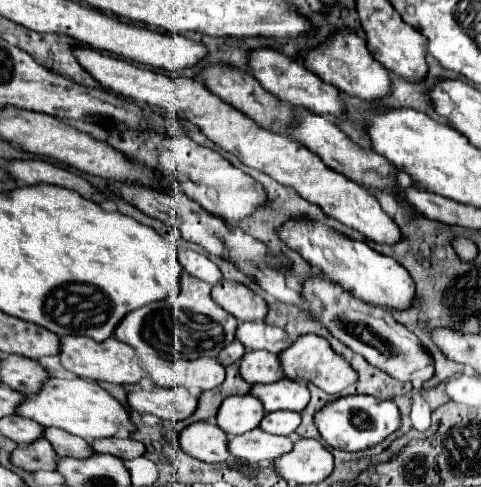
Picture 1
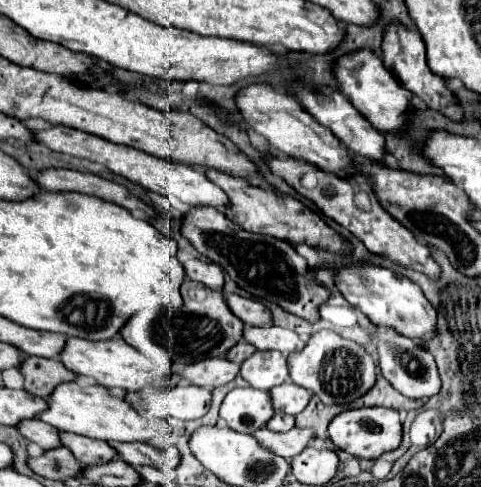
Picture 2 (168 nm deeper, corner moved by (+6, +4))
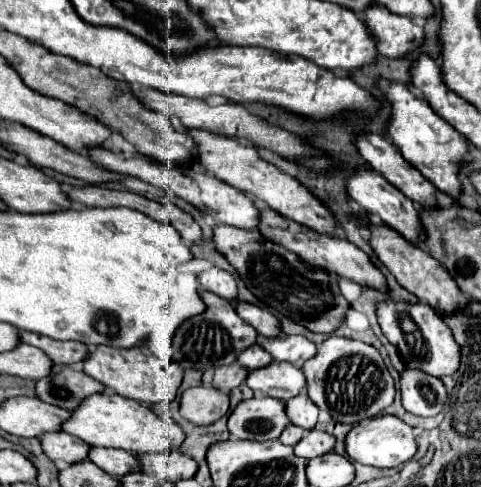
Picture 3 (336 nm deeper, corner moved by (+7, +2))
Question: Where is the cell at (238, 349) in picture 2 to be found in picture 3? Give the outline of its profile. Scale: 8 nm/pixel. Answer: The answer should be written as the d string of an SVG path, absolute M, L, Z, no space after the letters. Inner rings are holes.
M252 344L248 350L244 350L244 352L238 354L236 362L240 366L248 368L248 370L256 370L256 368L262 368L262 366L270 364L272 362L272 356L268 352L264 352L258 344Z

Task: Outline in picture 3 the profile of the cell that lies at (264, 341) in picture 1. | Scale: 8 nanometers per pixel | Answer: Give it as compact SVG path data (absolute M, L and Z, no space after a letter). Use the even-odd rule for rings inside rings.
M280 334L276 338L260 338L258 344L264 346L264 350L268 350L268 354L274 360L286 360L296 366L300 366L302 362L316 354L316 346L304 336Z

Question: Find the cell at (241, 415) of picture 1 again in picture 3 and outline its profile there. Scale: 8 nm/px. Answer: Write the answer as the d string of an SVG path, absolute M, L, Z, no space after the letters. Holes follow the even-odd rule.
M254 396L242 400L228 416L228 430L238 440L272 440L288 424L284 402L270 396Z

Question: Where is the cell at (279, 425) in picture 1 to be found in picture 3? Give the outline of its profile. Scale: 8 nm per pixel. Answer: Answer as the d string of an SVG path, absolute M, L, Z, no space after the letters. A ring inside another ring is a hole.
M288 424L288 426L282 430L282 434L280 434L280 442L288 444L288 446L294 446L294 444L302 438L302 434L304 434L304 428L294 426L294 424Z

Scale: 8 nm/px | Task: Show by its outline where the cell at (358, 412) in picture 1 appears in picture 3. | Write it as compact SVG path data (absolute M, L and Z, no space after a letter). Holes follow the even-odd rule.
M390 414L376 416L376 418L370 418L368 422L356 424L346 434L344 444L346 444L346 454L354 462L376 466L376 468L400 466L416 454L416 442L414 442L414 436L412 436L412 428L406 422L402 422L400 418L390 416Z

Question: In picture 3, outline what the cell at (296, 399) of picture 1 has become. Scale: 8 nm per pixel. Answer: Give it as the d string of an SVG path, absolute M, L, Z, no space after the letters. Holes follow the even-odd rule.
M298 394L286 400L286 416L296 426L314 428L318 422L318 408L306 394Z

